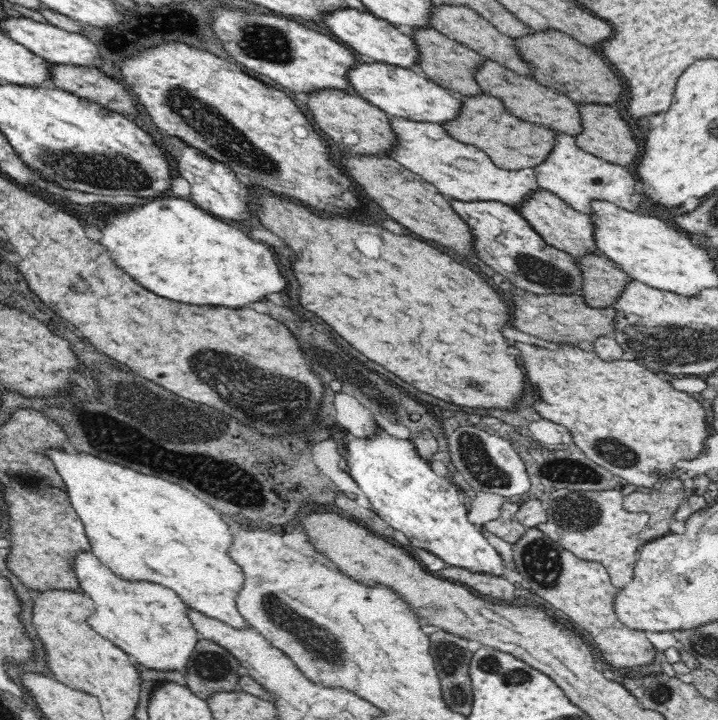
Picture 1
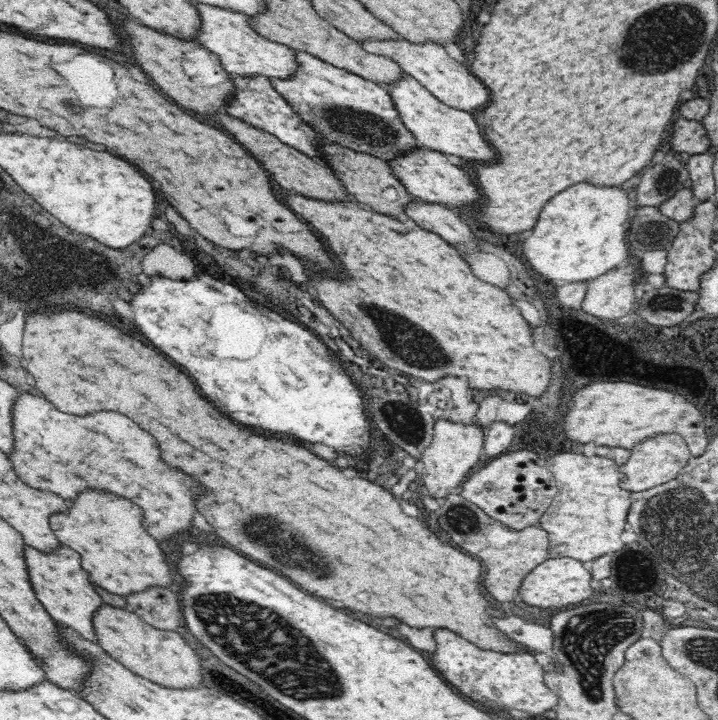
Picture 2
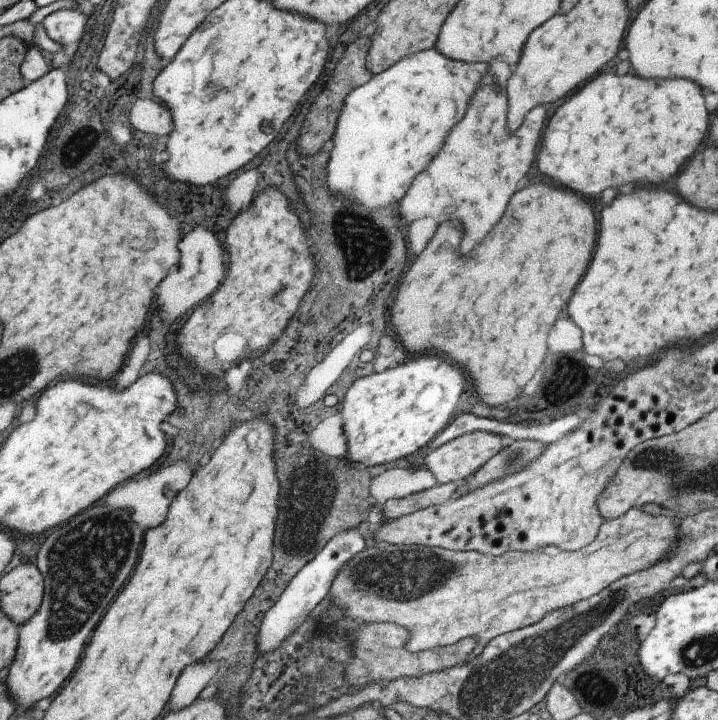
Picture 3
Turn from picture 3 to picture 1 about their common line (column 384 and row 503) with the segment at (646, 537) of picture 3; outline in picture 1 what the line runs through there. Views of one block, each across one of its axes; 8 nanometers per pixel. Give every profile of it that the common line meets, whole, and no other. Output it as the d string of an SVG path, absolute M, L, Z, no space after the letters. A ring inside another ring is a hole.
M560 489L558 492L552 492L548 498L543 499L547 521L535 527L558 544L561 544L566 550L574 553L578 558L602 564L608 571L611 584L620 589L632 580L639 547L646 542L639 537L639 534L649 521L648 512L628 512L624 508L623 500L624 495L618 489L576 491Z

